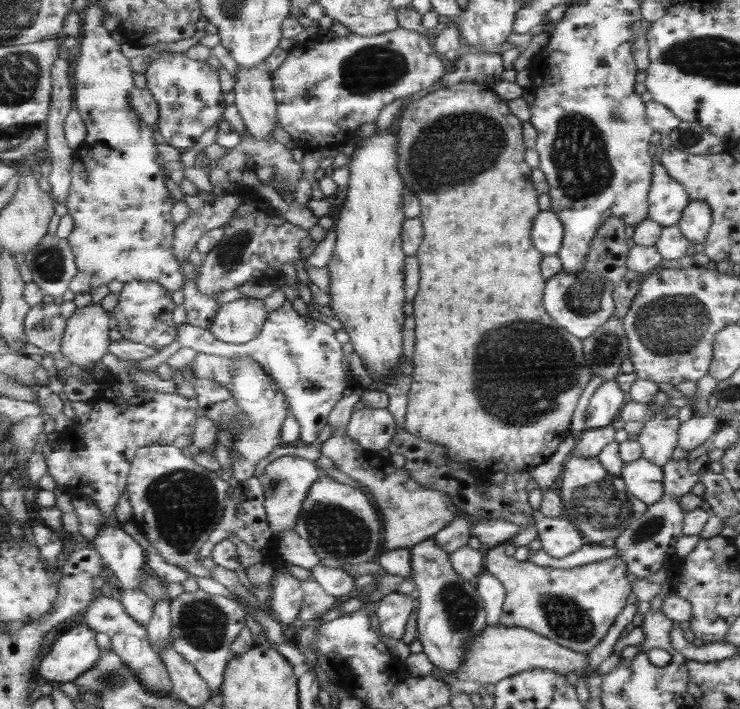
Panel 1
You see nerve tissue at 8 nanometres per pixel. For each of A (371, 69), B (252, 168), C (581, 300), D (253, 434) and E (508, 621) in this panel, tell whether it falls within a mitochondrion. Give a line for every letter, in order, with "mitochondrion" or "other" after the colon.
A: mitochondrion
B: other
C: mitochondrion
D: mitochondrion
E: other

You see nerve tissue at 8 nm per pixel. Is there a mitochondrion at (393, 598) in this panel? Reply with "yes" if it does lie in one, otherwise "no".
no

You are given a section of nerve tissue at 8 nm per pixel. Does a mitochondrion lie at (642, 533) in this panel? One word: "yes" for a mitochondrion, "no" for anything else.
yes

